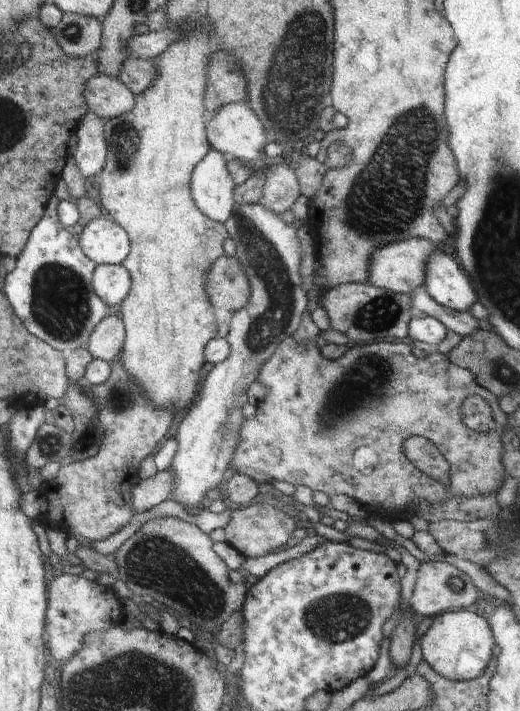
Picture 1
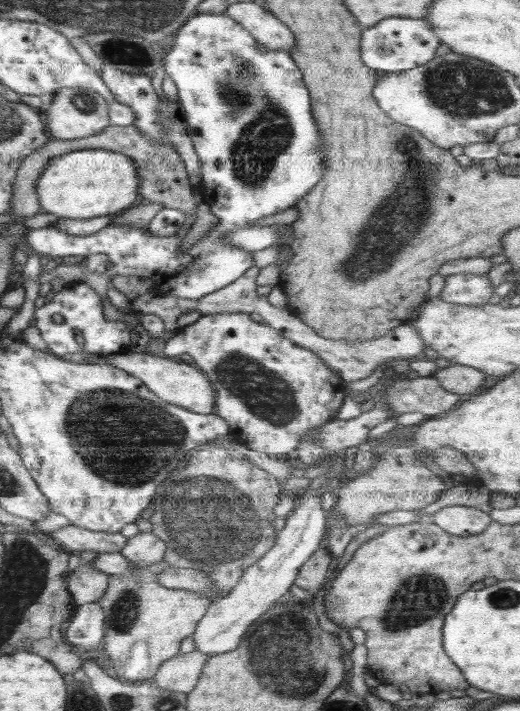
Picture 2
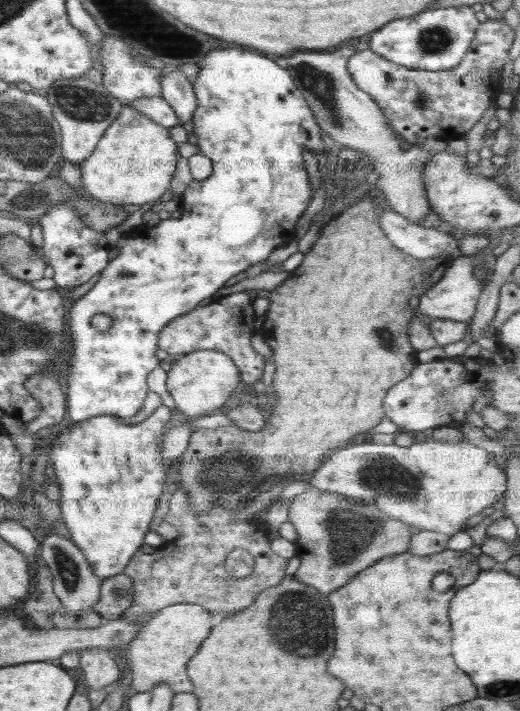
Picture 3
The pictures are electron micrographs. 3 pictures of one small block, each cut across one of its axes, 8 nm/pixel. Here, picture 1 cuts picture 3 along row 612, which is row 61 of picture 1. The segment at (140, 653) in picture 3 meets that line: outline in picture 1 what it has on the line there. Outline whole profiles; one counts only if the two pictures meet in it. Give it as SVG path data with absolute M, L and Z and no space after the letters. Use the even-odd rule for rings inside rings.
M190 30L186 36L178 38L172 46L168 46L168 50L166 50L166 52L162 52L162 55L155 59L156 64L158 64L158 74L156 74L156 78L154 78L152 86L150 86L146 92L142 92L142 94L135 96L134 108L132 108L130 112L122 114L122 116L105 120L103 132L108 151L105 166L102 169L102 172L98 175L99 182L101 184L100 202L112 217L112 220L114 220L119 226L122 226L122 229L127 233L130 242L130 253L124 260L122 266L124 266L124 268L128 270L128 274L130 274L132 287L130 288L130 293L121 303L122 321L124 322L125 327L125 342L121 355L118 358L119 361L122 362L122 366L126 368L126 372L130 370L132 380L142 388L142 392L146 394L146 398L150 398L150 402L152 402L156 408L162 408L162 406L168 406L168 404L172 404L172 406L176 408L176 410L174 410L174 414L177 416L177 420L184 414L187 408L192 406L192 402L194 402L193 398L198 394L199 385L201 384L204 374L202 368L206 363L206 358L204 358L204 348L217 334L217 321L214 315L214 306L212 306L212 302L210 302L210 300L208 300L208 296L206 296L204 282L206 282L206 276L208 276L210 266L225 254L223 245L229 238L228 230L224 228L224 224L215 222L208 218L208 216L202 214L202 212L198 210L198 206L196 206L191 196L193 183L192 175L196 171L197 165L211 150L208 138L206 138L206 123L208 122L208 115L204 108L204 96L206 93L208 62L210 62L210 54L213 51L213 39L211 39L204 30Z

